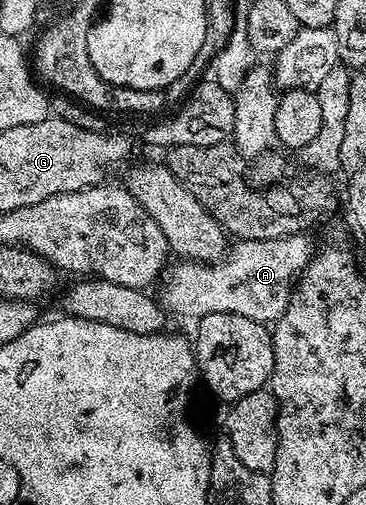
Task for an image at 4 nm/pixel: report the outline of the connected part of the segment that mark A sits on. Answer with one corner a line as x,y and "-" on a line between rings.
303,233
274,240
238,240
219,262
179,261
171,267
172,276
165,275
161,281
159,304
167,313
191,320
226,312
255,322
275,323
288,307
295,283
314,253
307,238

